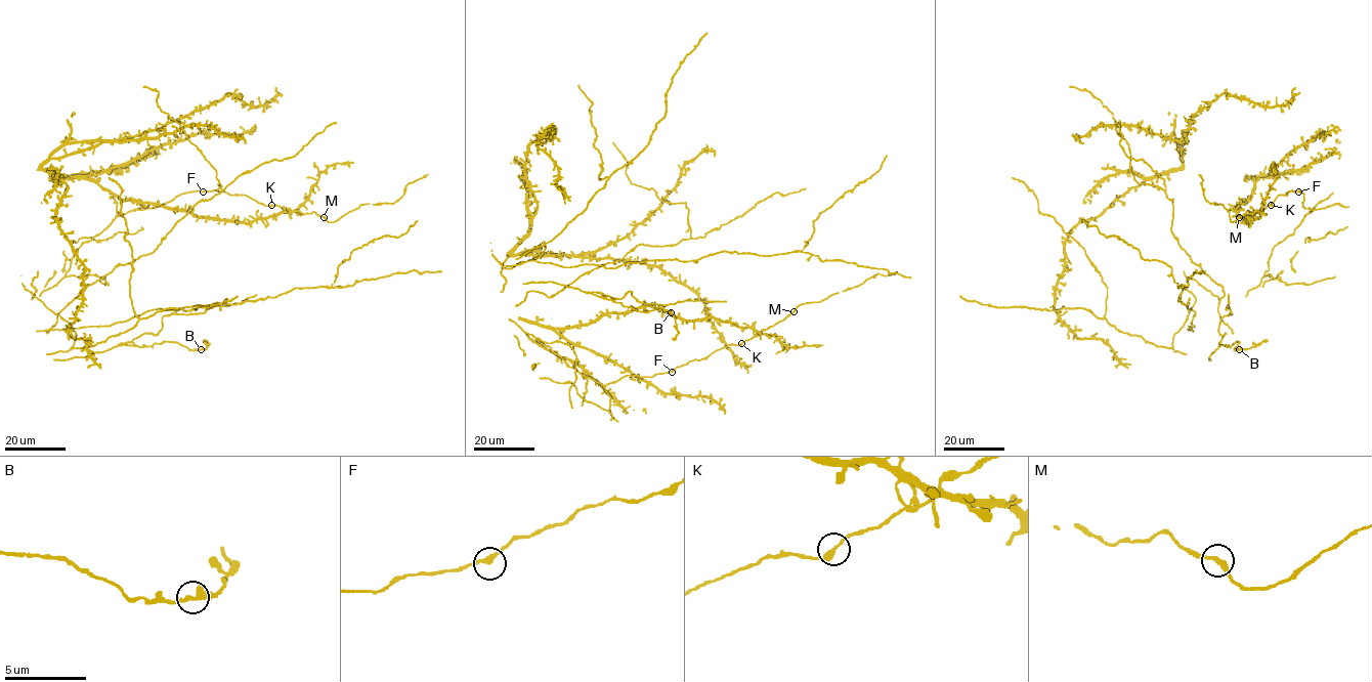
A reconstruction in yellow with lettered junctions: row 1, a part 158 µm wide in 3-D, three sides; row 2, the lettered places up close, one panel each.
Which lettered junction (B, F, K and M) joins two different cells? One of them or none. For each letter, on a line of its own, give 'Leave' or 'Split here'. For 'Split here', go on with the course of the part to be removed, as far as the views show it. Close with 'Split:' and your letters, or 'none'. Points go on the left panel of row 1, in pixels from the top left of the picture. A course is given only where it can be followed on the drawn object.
B: Leave
F: Leave
K: Leave
M: Leave
Split: none

